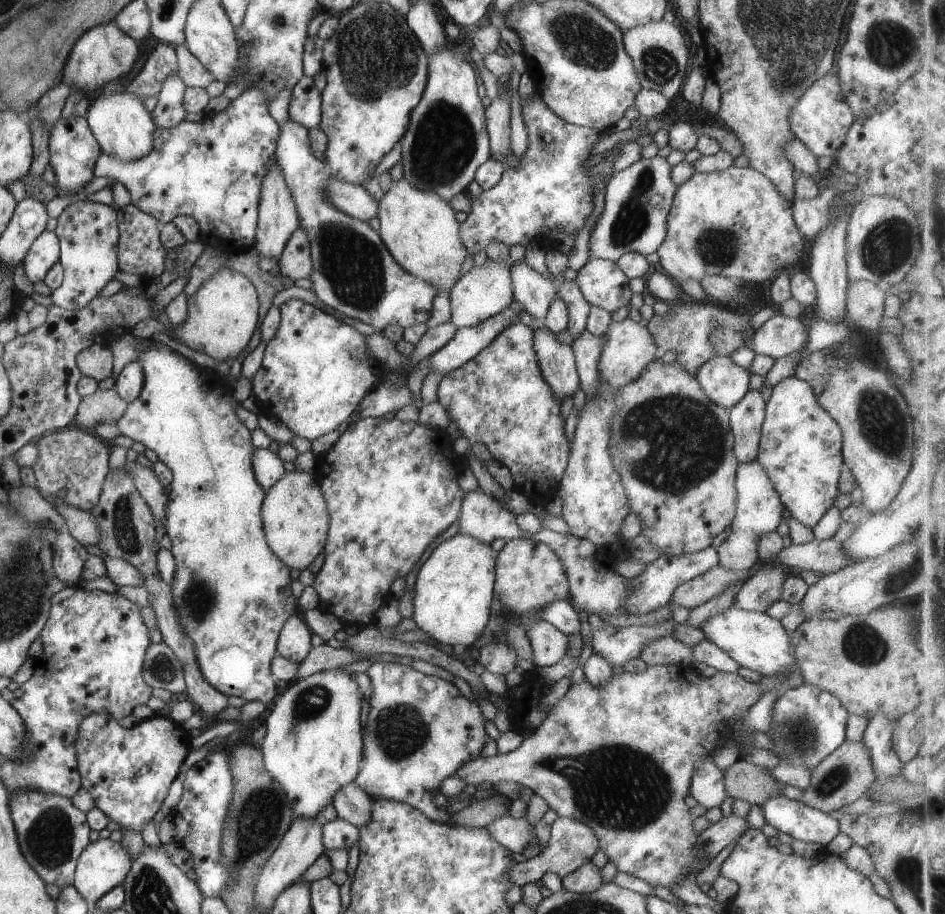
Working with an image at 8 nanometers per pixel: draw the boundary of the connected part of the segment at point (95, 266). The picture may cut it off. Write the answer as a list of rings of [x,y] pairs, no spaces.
[[[76,201],[63,208],[56,220],[54,233],[60,246],[58,262],[62,266],[62,281],[49,296],[53,305],[74,311],[93,300],[107,282],[119,274],[116,209],[102,203]]]

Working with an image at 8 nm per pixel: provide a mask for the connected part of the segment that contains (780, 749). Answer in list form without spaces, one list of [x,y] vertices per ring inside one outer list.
[[[805,682],[798,687],[780,693],[773,702],[769,728],[765,732],[771,740],[771,746],[766,751],[778,757],[781,764],[806,766],[807,771],[810,772],[824,756],[827,756],[844,741],[847,717],[848,712],[836,696]]]

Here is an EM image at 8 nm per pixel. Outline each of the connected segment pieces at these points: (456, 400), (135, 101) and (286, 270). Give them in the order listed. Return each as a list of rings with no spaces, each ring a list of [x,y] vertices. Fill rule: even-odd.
[[[518,320],[511,323],[509,326],[506,326],[503,330],[501,330],[501,332],[497,333],[497,336],[493,337],[493,340],[489,341],[489,344],[486,345],[484,349],[481,349],[477,354],[475,354],[472,359],[465,361],[461,366],[454,368],[452,371],[449,371],[446,375],[442,376],[437,385],[436,401],[448,414],[448,418],[451,418],[451,420],[455,422],[457,428],[459,428],[461,431],[462,436],[466,438],[470,445],[472,445],[474,442],[484,444],[489,451],[490,456],[499,462],[499,464],[508,468],[510,476],[512,477],[513,490],[516,490],[517,492],[526,496],[528,500],[535,505],[544,507],[558,490],[558,479],[562,475],[563,469],[565,468],[570,446],[567,445],[567,437],[565,437],[565,431],[563,431],[564,420],[561,419],[561,415],[559,415],[560,404],[558,404],[556,396],[549,388],[549,385],[545,382],[542,372],[540,371],[539,363],[534,355],[532,334],[533,328],[524,326],[523,324],[519,323]]]
[[[125,90],[107,98],[97,98],[96,95],[98,92],[90,97],[90,104],[83,116],[100,150],[124,161],[134,161],[145,156],[152,146],[152,132],[156,126],[141,100]]]
[[[297,227],[286,240],[277,260],[278,273],[290,281],[308,278],[312,262],[308,236]]]

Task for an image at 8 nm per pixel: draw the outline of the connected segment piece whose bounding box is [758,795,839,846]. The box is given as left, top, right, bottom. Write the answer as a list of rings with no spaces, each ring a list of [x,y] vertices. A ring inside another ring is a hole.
[[[781,795],[758,805],[765,822],[792,838],[825,846],[838,832],[838,822],[823,810]]]

